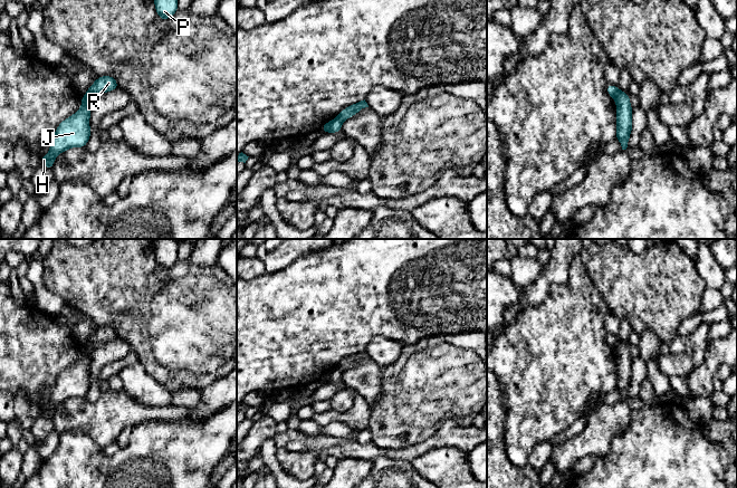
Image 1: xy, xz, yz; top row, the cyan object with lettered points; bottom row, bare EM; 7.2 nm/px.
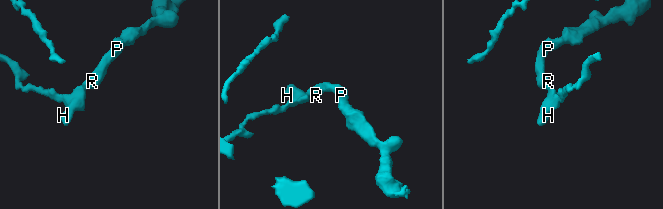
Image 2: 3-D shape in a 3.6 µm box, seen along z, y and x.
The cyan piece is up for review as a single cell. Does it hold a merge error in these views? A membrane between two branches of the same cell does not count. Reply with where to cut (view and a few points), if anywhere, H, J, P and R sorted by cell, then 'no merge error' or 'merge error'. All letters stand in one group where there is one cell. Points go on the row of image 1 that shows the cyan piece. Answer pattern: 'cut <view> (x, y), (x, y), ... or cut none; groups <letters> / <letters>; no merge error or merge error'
cut yz (620, 92), (615, 101); groups H J / P R; merge error

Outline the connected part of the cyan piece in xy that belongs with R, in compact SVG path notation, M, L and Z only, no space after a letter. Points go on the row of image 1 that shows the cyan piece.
M100 76L96 82L88 87L87 95L90 101L98 95L119 88L116 79L113 76Z

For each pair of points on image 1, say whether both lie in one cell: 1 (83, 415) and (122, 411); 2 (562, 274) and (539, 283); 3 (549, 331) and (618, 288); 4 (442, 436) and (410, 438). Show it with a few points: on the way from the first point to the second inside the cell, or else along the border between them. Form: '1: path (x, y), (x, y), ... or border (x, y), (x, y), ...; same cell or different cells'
1: path (93, 415), (109, 415), (112, 413); same cell
2: path (556, 274), (551, 274), (545, 279); same cell
3: border (589, 275), (592, 284), (610, 308); different cells
4: border (417, 442), (410, 446), (391, 448); different cells

